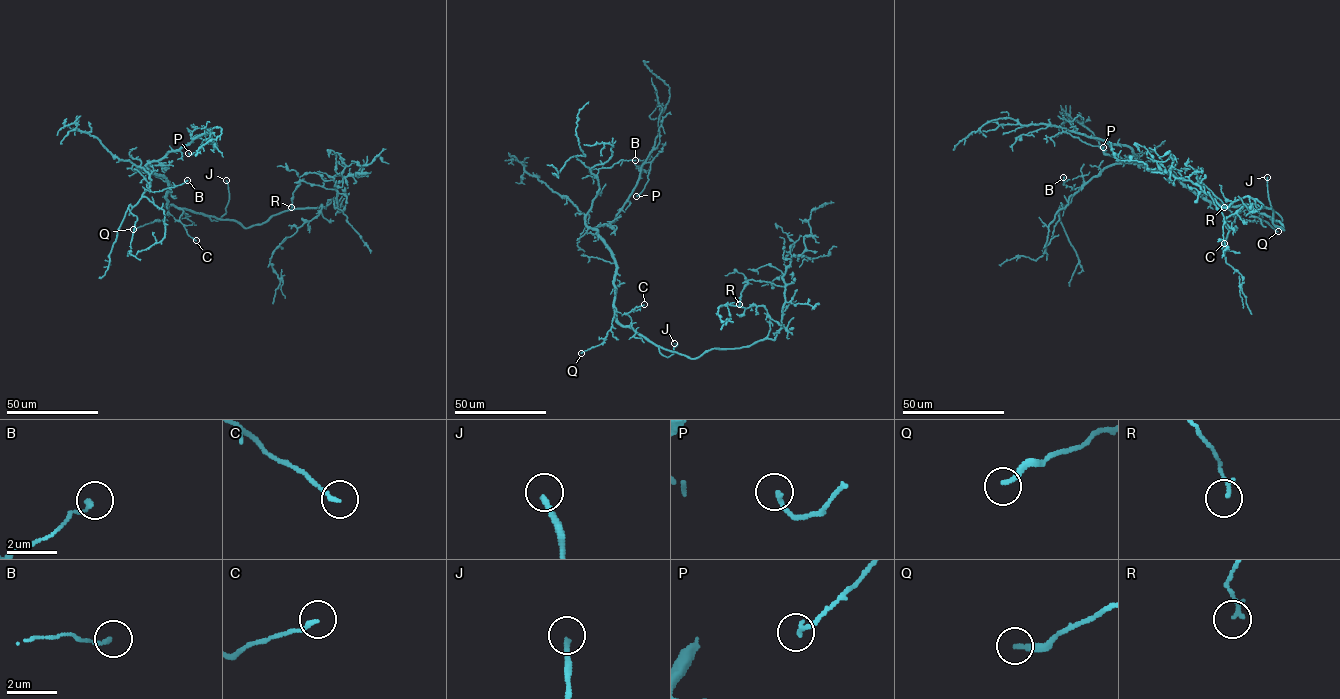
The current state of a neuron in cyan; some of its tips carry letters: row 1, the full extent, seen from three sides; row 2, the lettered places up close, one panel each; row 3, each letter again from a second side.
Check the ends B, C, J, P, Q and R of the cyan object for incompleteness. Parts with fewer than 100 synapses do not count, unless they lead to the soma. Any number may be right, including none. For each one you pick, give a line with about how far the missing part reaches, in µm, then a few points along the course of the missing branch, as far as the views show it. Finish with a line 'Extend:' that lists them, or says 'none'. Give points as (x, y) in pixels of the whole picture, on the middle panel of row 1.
J: about 25 µm are missing; missing branch runs (674, 343), (671, 344), (675, 347), (683, 347)
Extend: J

